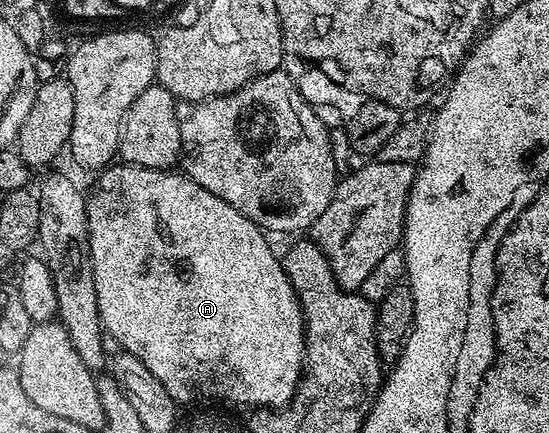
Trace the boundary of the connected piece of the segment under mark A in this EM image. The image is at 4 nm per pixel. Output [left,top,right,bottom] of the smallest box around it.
[87,162,305,409]

